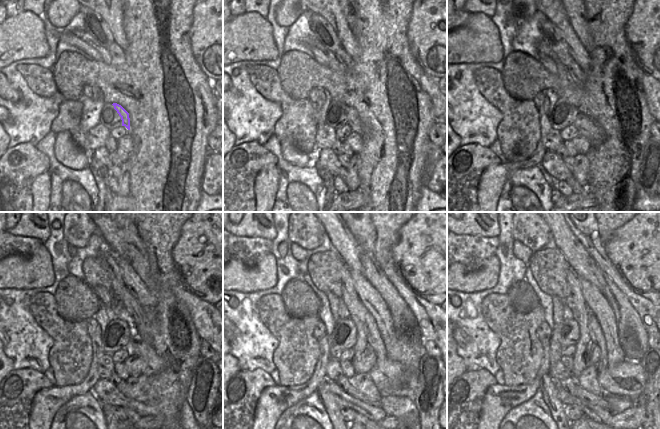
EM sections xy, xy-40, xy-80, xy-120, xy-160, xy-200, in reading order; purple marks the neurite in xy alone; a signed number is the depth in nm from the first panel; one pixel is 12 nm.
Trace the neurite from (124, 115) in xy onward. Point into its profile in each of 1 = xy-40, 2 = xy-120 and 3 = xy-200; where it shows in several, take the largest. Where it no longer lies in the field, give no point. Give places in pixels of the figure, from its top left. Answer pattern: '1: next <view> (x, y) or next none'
1: next xy-40 (354, 122)
2: next xy-120 (154, 364)
3: next xy-200 (627, 379)

